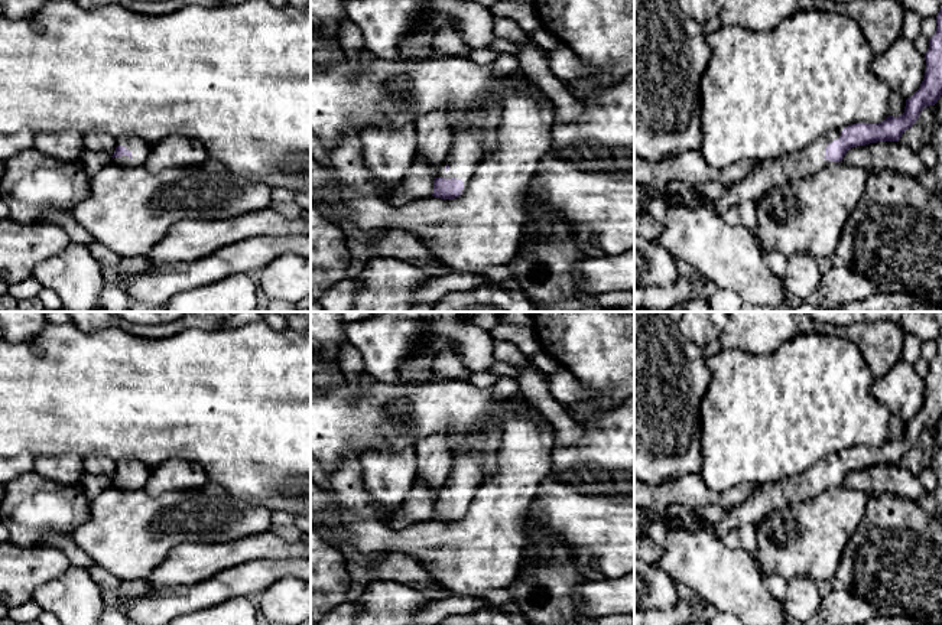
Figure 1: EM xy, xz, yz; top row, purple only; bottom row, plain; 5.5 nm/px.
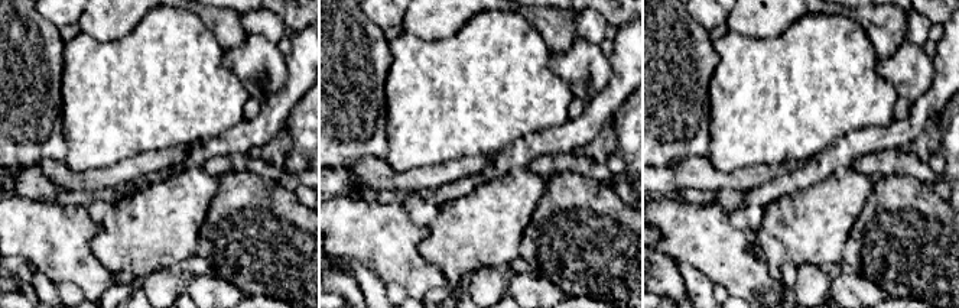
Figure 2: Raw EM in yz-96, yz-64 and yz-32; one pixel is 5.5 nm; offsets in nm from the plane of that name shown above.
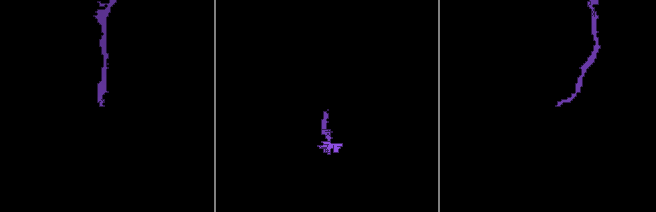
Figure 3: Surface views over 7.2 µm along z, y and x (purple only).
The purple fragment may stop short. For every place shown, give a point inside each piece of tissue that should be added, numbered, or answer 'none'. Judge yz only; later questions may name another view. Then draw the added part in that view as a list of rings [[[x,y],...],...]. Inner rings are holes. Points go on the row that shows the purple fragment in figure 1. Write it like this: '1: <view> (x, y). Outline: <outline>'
1: yz (773, 172). Outline: [[[832,131],[828,136],[819,137],[805,149],[760,162],[760,166],[751,170],[746,178],[725,185],[727,192],[720,201],[708,199],[698,192],[673,195],[666,191],[649,191],[634,186],[634,215],[641,215],[646,199],[665,198],[672,204],[685,204],[688,206],[708,204],[717,214],[724,217],[731,206],[738,205],[743,201],[751,199],[757,202],[772,189],[808,175],[813,175],[825,166],[835,163],[824,159],[825,147],[831,141],[838,140],[839,136],[841,131]]]

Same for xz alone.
1: xz (465, 150). Outline: [[[457,133],[454,134],[451,149],[444,163],[436,172],[436,178],[461,179],[464,182],[464,193],[470,180],[474,176],[475,167],[481,156],[481,143],[474,133]]]

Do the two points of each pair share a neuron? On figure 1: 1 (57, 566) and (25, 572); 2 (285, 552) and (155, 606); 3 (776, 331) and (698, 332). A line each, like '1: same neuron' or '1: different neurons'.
1: same neuron
2: different neurons
3: different neurons

